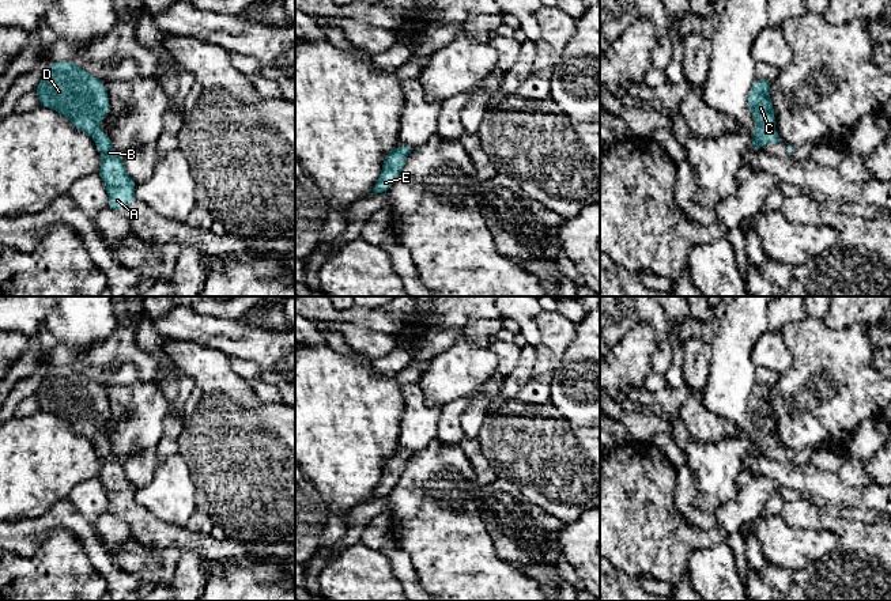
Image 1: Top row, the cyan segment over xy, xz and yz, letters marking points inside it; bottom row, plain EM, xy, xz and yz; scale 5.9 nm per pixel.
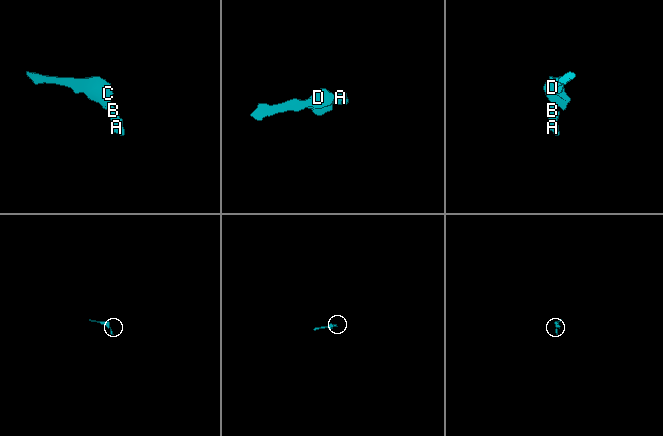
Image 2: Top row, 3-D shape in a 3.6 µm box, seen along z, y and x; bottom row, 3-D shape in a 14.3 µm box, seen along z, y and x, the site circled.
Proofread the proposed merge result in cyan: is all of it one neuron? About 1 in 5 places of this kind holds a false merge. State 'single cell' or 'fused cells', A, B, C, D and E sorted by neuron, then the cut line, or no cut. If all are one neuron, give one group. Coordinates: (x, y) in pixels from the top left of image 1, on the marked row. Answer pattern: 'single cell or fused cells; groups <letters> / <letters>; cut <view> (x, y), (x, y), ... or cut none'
single cell; groups A B C D E; cut none

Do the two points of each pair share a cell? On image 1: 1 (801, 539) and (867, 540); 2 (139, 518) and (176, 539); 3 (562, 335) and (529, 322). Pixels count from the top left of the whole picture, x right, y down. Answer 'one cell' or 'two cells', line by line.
1: two cells
2: one cell
3: two cells

